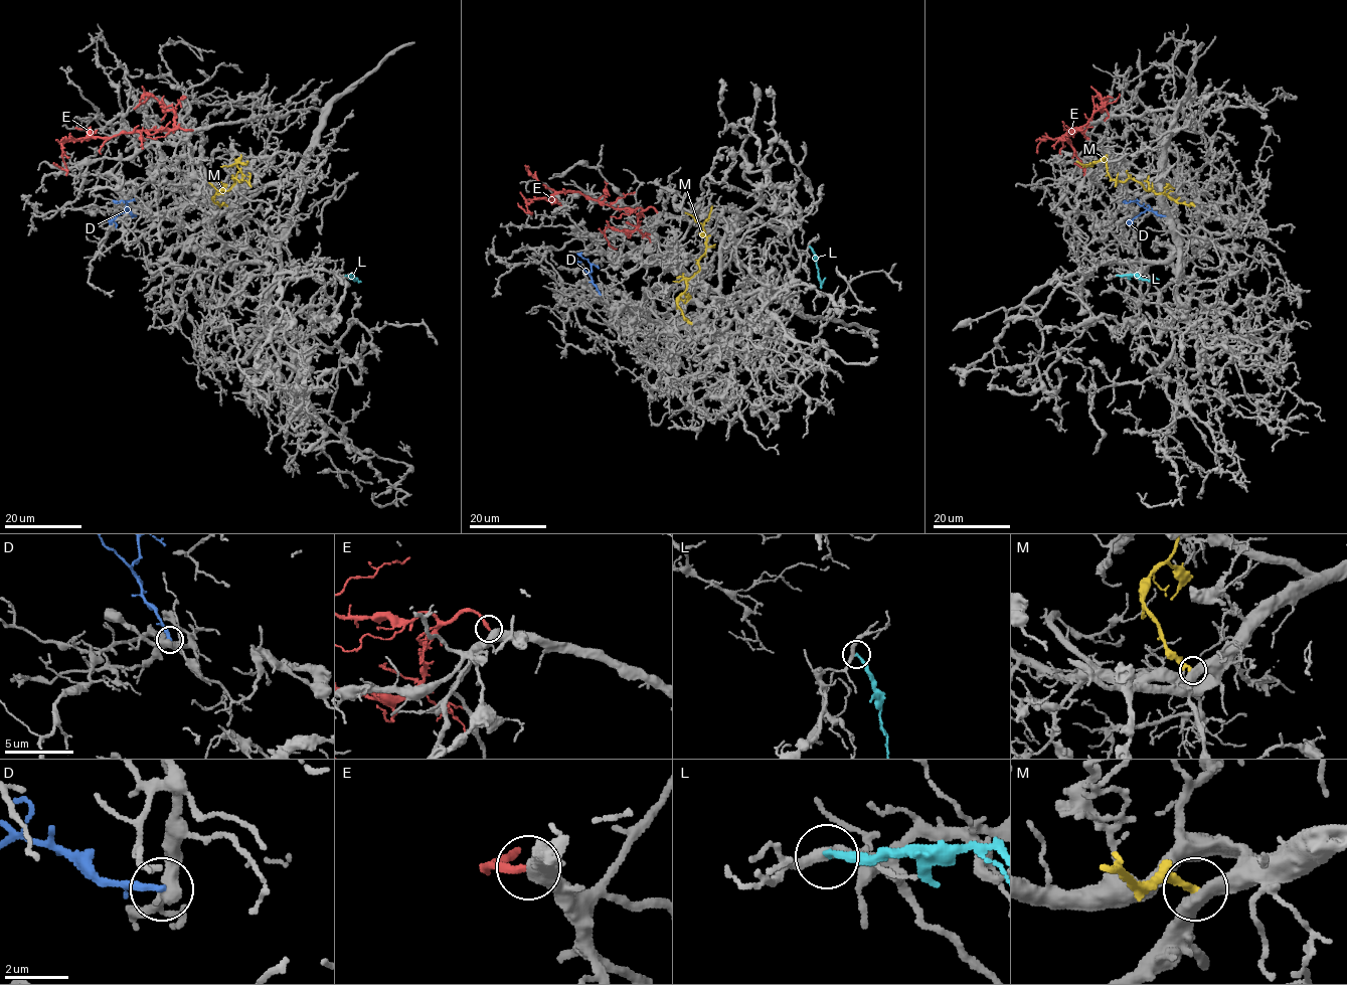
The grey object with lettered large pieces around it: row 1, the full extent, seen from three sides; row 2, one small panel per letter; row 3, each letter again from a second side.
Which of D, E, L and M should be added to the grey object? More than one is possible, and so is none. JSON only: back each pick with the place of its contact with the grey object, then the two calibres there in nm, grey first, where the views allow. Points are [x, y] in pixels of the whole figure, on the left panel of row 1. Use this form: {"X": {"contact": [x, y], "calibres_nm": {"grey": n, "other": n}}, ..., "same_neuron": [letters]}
{"E": {"contact": [192, 130], "calibres_nm": {"grey": 480, "other": 240}}, "same_neuron": ["E"]}

